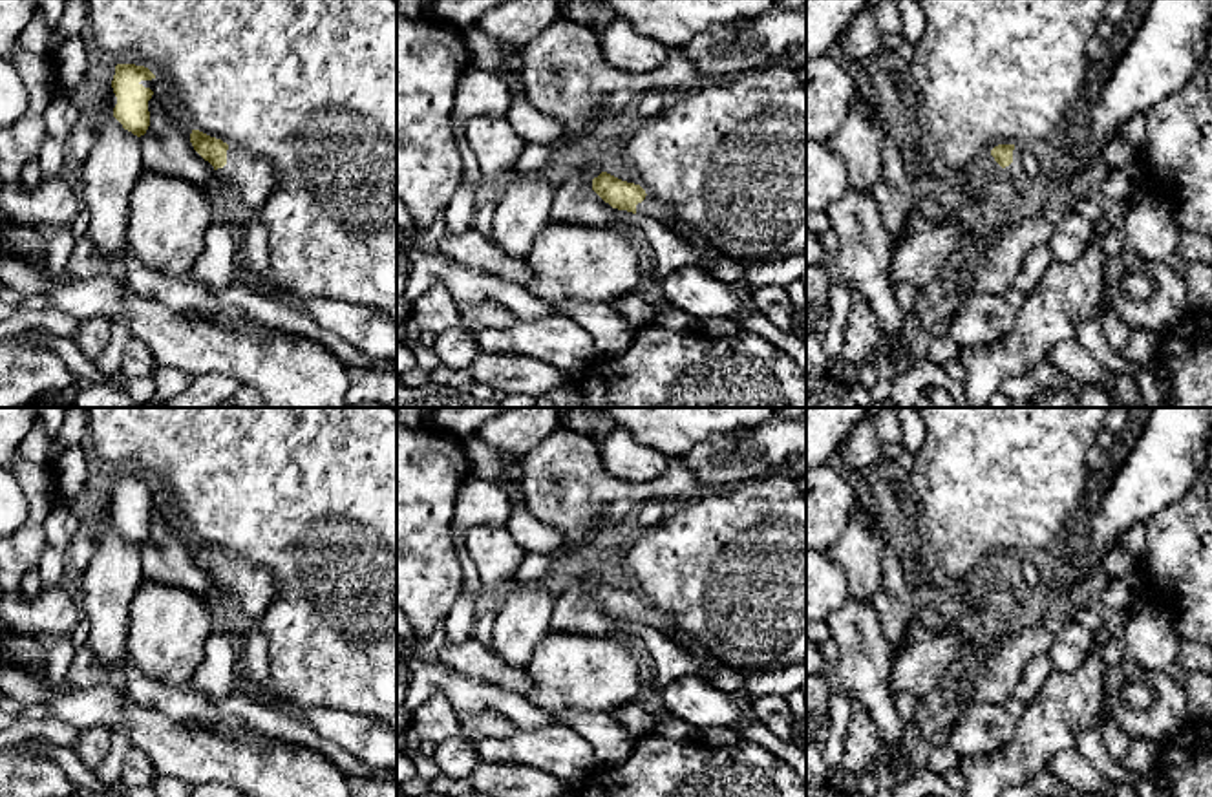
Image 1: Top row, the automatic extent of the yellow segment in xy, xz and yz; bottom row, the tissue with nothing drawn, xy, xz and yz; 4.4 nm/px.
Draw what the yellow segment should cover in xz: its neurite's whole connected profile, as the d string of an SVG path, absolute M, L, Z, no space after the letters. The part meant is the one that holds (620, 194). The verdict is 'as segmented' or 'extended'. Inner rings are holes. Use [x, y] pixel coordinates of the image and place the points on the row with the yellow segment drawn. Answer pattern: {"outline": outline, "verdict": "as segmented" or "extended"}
{"outline": "M601 172L592 179L592 190L612 208L662 221L698 252L702 258L700 269L713 276L713 261L722 256L722 252L706 236L680 228L673 218L673 212L653 201L640 185L627 183Z", "verdict": "extended"}

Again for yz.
{"outline": "M998 144L991 150L994 161L1009 174L1009 177L1018 185L1027 181L1027 174L1022 166L1022 146Z", "verdict": "extended"}

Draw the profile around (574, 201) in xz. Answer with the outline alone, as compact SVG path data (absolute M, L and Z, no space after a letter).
M590 166L559 174L550 205L550 221L561 225L585 225L590 228L609 227L612 221L638 227L653 249L654 276L660 280L684 265L700 267L702 258L698 252L662 221L618 210L605 203L592 190L592 179L601 172L600 166Z

